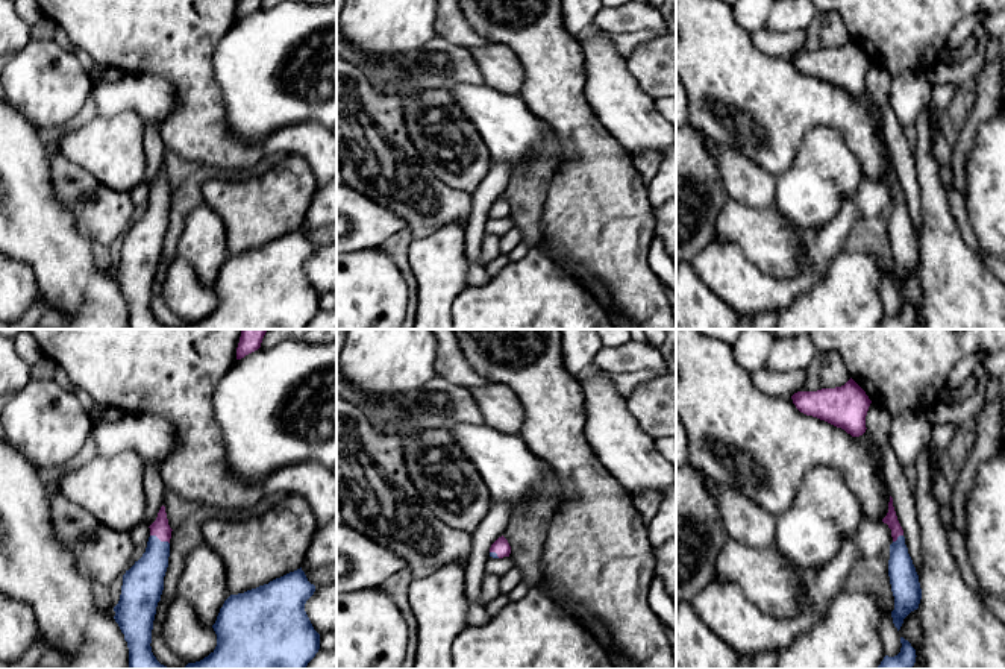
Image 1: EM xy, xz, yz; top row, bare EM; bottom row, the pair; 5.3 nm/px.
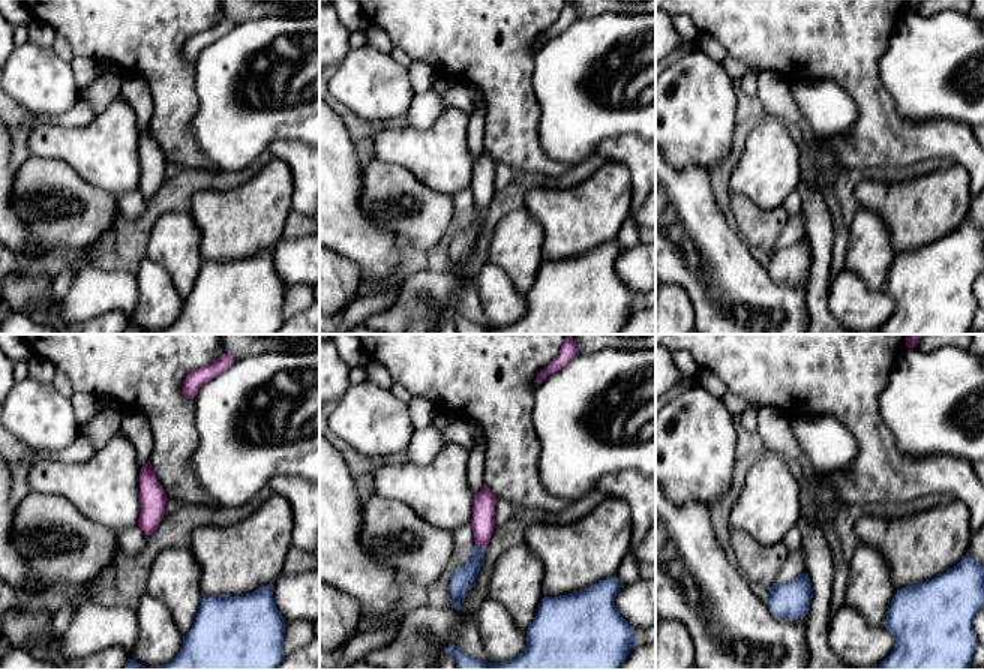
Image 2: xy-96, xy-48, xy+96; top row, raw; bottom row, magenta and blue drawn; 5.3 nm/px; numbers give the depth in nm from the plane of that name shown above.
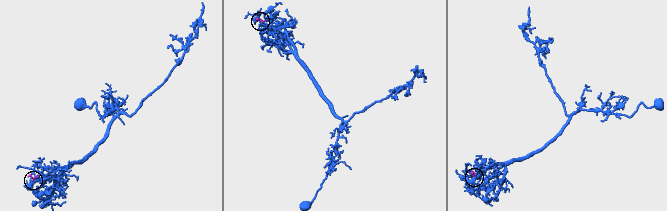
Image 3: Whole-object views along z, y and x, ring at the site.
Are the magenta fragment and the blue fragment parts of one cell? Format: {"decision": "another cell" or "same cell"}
{"decision": "same cell"}

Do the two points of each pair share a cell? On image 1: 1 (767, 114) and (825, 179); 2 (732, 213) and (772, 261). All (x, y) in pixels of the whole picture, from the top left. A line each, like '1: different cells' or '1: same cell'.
1: different cells
2: same cell

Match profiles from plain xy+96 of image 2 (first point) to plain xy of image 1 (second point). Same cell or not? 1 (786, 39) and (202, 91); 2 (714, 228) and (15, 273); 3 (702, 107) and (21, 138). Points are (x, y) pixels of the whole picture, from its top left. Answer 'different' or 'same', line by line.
1: same
2: different
3: different

